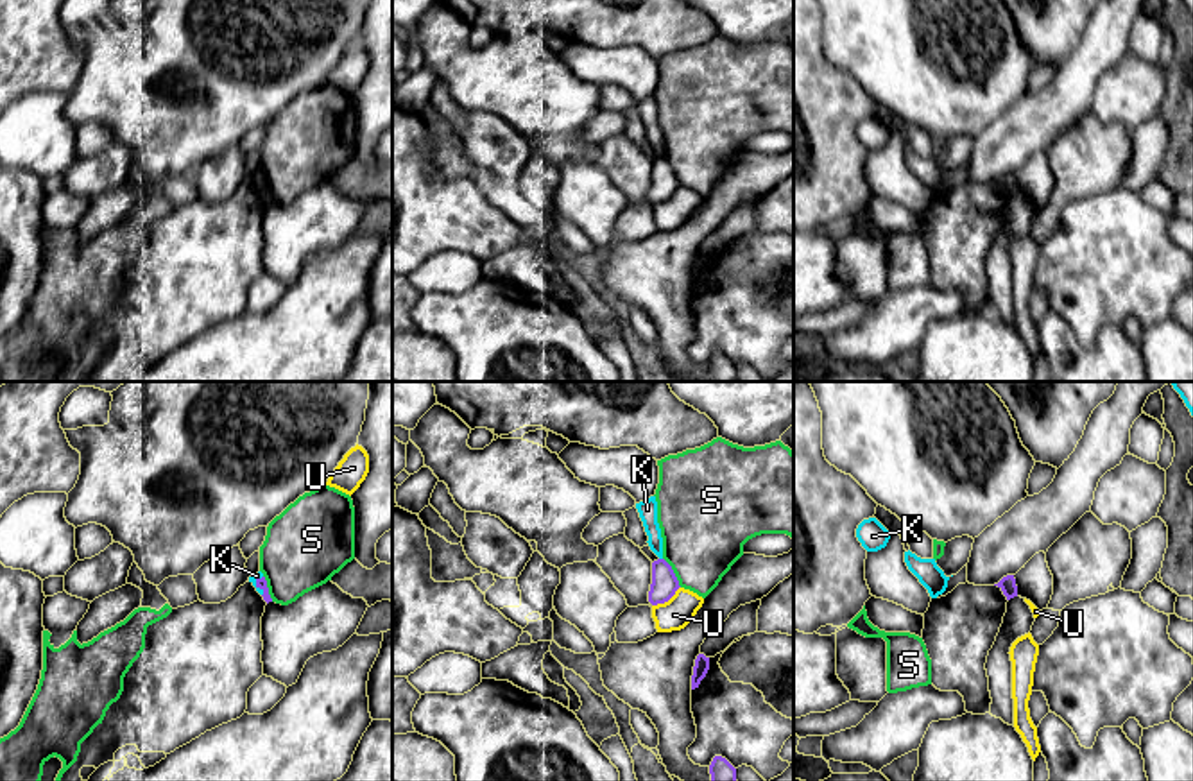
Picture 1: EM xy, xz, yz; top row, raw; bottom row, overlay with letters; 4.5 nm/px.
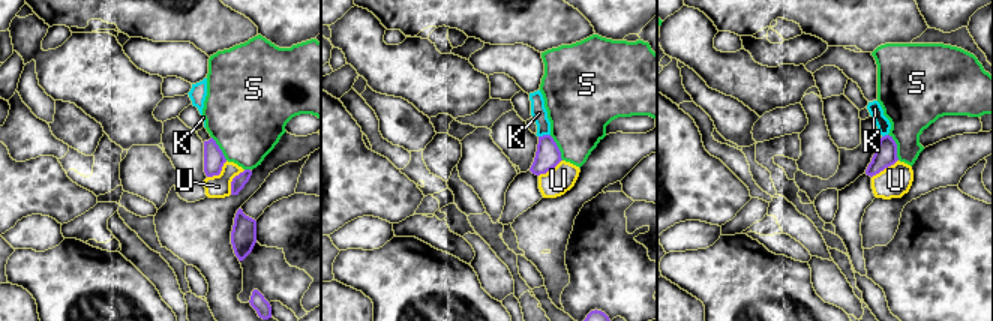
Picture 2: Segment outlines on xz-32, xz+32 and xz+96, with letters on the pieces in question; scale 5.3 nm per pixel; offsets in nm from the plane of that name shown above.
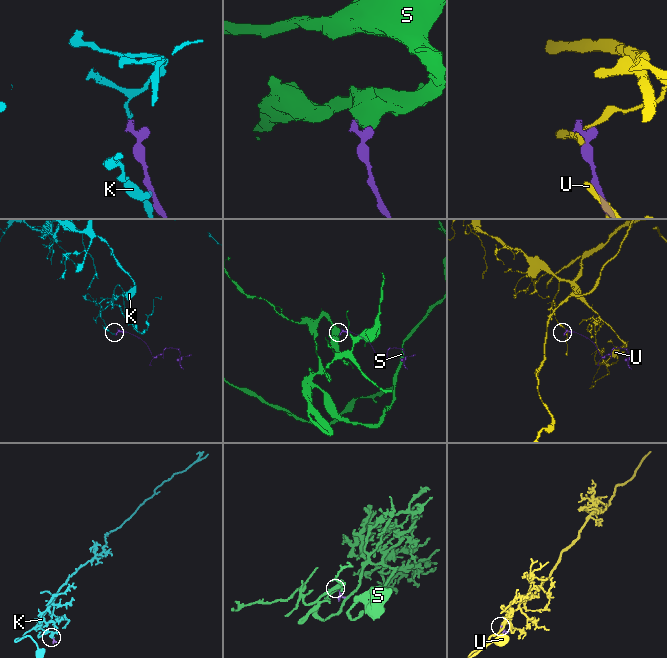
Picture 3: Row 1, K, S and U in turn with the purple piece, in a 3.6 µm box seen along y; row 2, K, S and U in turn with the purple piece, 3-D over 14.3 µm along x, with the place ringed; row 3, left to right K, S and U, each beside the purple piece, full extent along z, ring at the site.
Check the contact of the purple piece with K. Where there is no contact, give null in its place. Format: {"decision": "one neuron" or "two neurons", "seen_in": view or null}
{"decision": "two neurons", "seen_in": "xy"}

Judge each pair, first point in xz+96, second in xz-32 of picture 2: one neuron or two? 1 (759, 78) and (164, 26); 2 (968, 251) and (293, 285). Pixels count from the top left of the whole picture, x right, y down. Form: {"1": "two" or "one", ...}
{"1": "two", "2": "one"}

